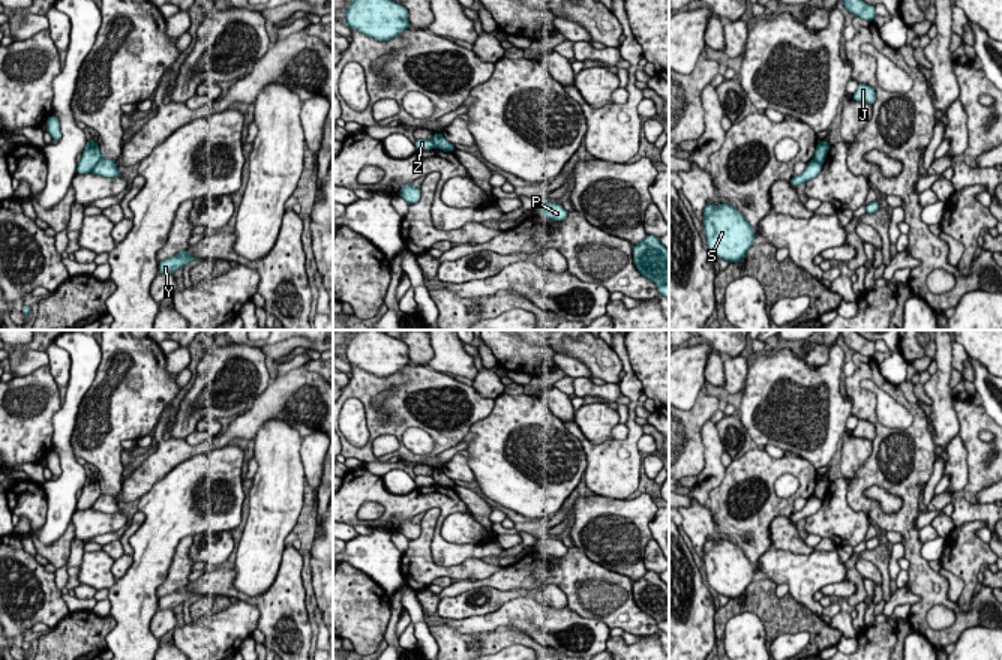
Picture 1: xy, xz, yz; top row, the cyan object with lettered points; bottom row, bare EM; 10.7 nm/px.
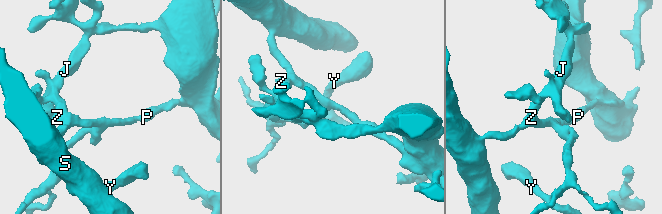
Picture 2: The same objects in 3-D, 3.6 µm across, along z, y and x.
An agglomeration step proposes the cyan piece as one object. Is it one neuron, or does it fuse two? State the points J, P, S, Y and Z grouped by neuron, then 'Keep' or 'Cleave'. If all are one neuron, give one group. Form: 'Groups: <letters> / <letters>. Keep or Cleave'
Groups: J Y Z / P S. Cleave

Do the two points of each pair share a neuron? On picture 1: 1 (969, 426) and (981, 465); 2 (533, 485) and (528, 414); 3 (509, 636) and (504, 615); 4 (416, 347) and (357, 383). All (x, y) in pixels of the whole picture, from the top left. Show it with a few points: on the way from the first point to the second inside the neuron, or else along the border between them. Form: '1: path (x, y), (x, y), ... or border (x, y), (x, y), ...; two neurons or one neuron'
1: path (969, 435), (981, 456); one neuron
2: path (542, 476), (537, 447), (531, 441), (531, 434); one neuron
3: border (471, 633), (516, 627), (537, 642); two neurons
4: border (411, 362), (426, 365); two neurons

